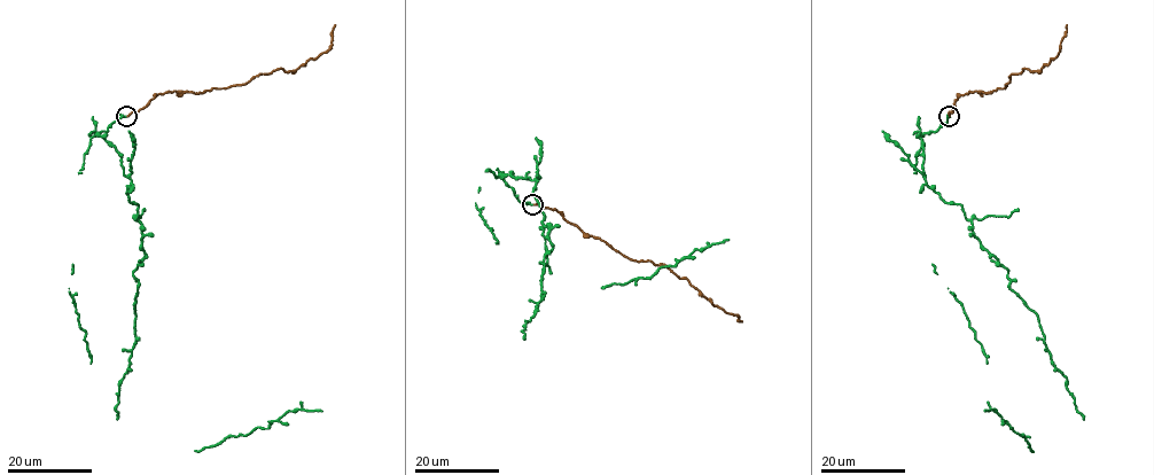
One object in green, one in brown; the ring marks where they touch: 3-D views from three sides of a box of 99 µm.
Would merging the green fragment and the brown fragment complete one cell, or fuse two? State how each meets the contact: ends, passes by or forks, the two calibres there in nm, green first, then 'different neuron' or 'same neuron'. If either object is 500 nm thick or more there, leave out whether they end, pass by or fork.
green passes by; brown ends there; 130 nm thick on the green side, 150 nm on the other; same neuron

